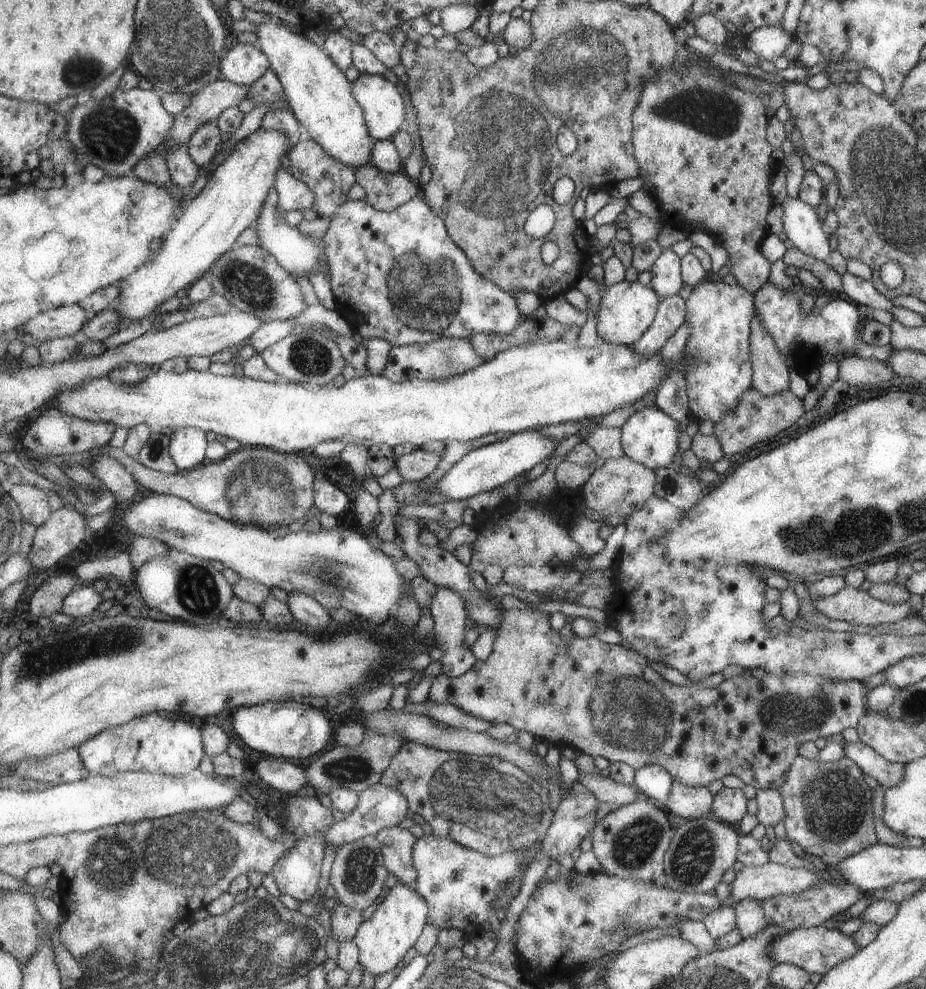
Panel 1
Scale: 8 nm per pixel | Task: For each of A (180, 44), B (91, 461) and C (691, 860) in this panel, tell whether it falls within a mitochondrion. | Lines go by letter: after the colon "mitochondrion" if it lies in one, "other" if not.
A: mitochondrion
B: other
C: mitochondrion

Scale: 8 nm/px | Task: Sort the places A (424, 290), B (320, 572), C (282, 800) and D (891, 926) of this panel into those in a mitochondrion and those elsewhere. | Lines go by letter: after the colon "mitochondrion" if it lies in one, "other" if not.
A: mitochondrion
B: mitochondrion
C: other
D: other

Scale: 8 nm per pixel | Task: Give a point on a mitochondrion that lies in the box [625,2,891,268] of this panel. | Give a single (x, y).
(716, 114)

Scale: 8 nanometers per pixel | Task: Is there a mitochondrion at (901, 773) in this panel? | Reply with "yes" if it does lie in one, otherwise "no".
no

